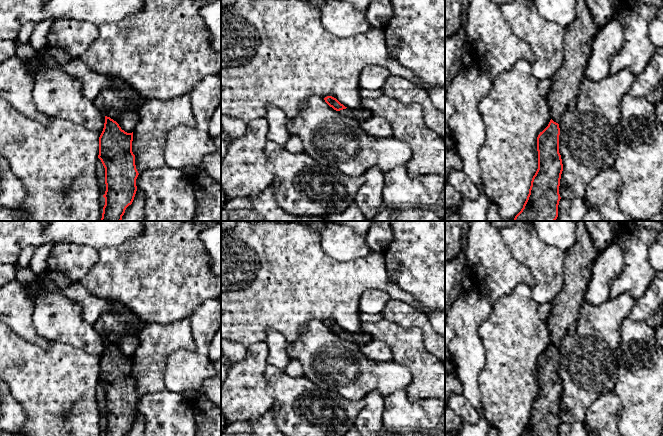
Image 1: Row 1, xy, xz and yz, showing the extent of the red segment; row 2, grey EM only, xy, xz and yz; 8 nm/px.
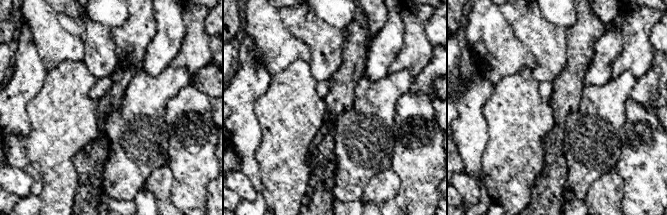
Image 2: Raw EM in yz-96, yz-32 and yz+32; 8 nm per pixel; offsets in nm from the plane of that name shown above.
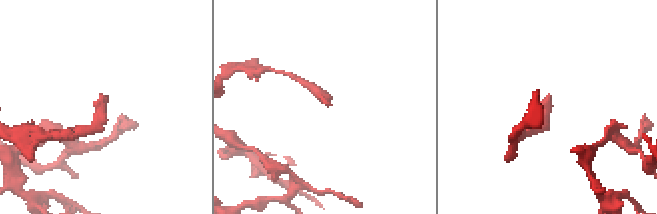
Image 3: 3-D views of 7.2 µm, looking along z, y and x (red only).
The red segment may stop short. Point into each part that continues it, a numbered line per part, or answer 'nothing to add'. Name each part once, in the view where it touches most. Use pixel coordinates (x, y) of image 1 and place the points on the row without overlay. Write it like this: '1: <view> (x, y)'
1: xy (112, 323)

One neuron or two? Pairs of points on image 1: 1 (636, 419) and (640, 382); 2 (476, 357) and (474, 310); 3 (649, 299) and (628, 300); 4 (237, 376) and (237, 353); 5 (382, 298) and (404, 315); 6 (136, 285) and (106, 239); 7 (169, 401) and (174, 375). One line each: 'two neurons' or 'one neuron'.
1: one neuron
2: one neuron
3: two neurons
4: two neurons
5: two neurons
6: two neurons
7: two neurons

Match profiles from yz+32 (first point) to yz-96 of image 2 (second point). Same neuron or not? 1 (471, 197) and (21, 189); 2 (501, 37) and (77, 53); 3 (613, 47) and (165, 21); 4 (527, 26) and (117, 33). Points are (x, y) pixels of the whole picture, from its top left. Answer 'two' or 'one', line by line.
1: one
2: one
3: one
4: two

